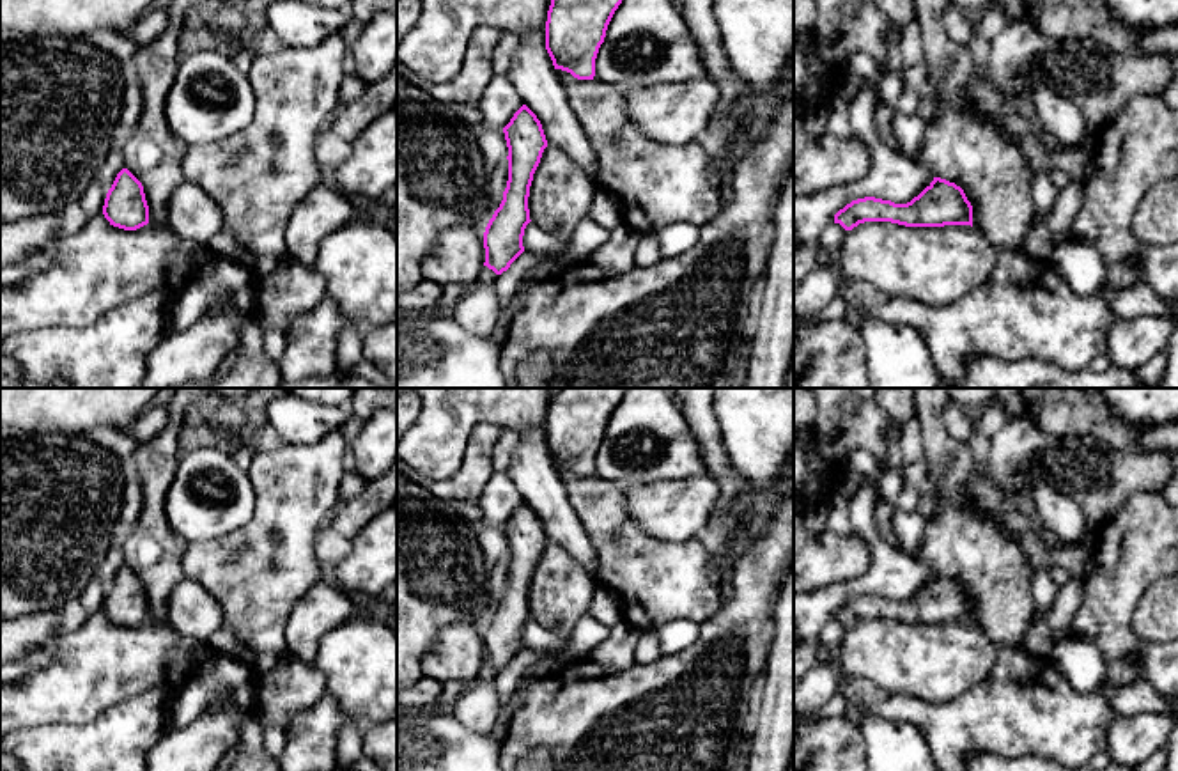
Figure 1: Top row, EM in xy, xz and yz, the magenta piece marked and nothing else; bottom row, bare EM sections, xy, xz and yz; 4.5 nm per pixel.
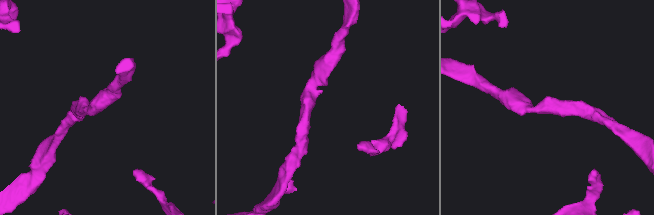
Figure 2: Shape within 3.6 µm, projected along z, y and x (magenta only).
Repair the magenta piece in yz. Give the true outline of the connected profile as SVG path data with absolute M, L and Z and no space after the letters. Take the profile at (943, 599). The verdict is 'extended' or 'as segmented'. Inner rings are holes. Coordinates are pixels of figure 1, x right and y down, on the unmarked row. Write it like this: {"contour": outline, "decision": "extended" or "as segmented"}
{"contour": "M914 388L914 417L919 420L928 475L935 487L935 518L926 525L925 541L912 558L932 569L934 578L911 599L895 601L875 594L852 597L834 611L834 620L852 627L864 619L891 619L905 624L971 622L997 647L1022 649L1022 638L1036 615L1031 581L1035 569L1027 564L1020 544L992 518L969 505L978 468L965 441L951 436L942 415L948 408L946 388Z", "decision": "extended"}

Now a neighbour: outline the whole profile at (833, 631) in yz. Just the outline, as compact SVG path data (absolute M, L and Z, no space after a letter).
M829 620L824 629L820 631L820 642L831 650L836 650L838 643L845 635L845 626L840 620Z

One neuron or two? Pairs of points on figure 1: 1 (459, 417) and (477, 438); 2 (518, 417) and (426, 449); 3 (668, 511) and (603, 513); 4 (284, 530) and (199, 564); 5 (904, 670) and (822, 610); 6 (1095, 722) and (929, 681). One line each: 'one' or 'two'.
1: two
2: one
3: two
4: one
5: two
6: two

